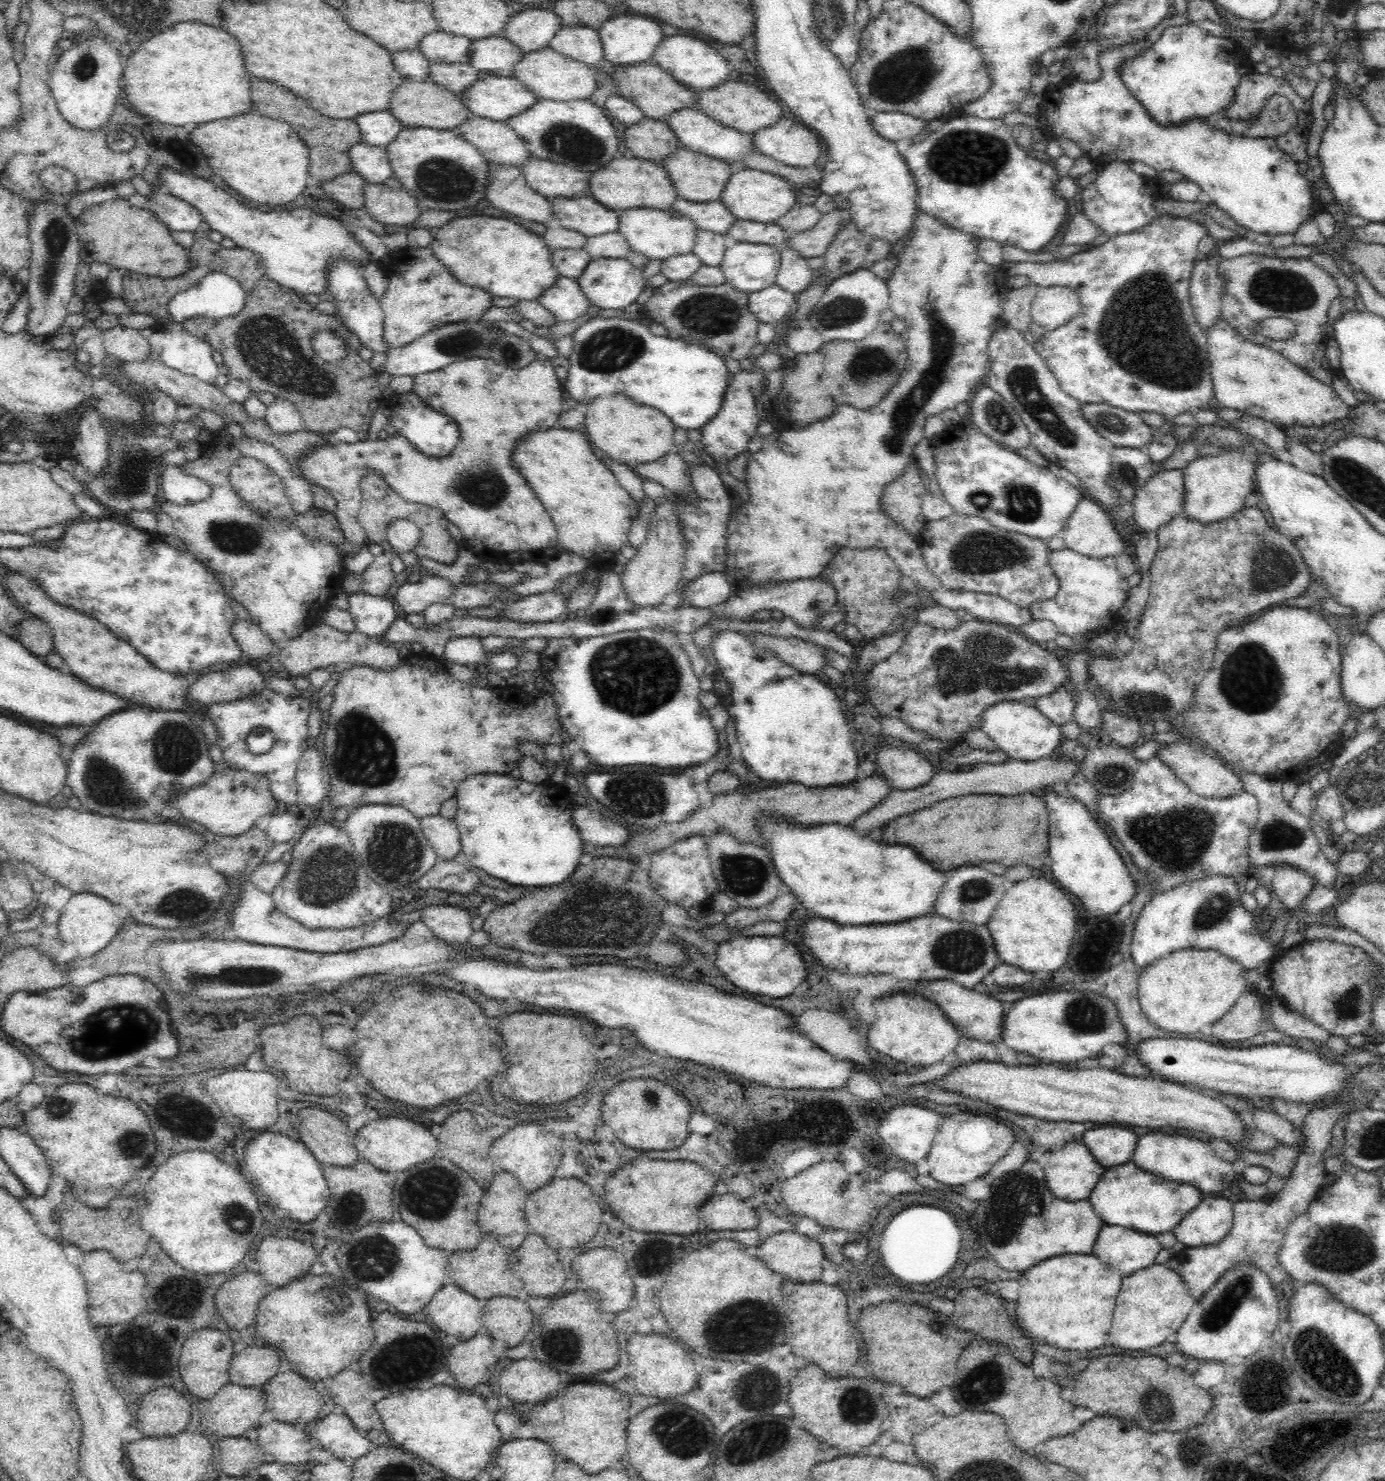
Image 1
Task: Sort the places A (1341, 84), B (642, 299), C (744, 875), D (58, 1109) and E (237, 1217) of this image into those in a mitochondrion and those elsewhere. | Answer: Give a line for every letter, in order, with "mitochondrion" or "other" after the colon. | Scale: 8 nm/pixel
A: other
B: other
C: mitochondrion
D: mitochondrion
E: mitochondrion

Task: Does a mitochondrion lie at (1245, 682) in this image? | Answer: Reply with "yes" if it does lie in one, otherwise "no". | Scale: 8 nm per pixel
yes

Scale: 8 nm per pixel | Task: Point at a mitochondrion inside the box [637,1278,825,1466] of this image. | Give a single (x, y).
(678, 1431)

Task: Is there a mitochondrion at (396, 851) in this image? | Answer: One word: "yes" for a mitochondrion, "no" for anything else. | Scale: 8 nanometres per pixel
yes

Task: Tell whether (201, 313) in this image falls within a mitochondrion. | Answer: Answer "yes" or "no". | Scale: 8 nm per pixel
no

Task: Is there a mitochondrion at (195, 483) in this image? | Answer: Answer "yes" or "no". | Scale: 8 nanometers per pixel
no

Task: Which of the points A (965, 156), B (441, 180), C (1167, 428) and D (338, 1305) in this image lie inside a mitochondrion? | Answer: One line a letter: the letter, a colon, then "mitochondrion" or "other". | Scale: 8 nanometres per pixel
A: mitochondrion
B: mitochondrion
C: other
D: mitochondrion

